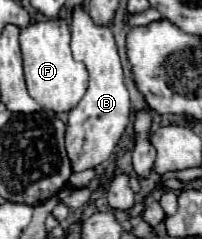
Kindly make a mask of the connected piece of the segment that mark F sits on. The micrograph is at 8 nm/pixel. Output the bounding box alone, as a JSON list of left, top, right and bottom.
[20,20,88,114]

